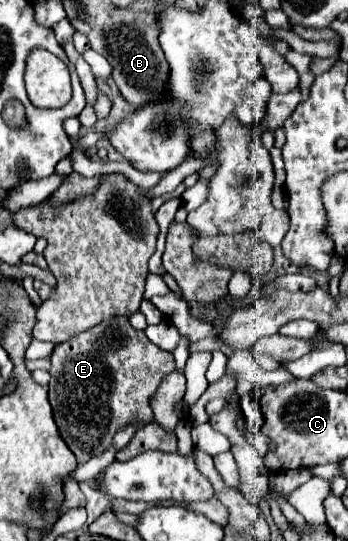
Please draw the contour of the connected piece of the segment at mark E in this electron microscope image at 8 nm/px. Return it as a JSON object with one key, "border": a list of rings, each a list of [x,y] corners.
{"border":[[[112,317],[94,325],[92,329],[74,335],[72,339],[58,343],[52,353],[52,369],[50,369],[50,391],[48,399],[54,411],[56,425],[60,429],[62,439],[66,441],[68,449],[76,455],[78,465],[86,463],[90,457],[96,457],[104,449],[110,447],[114,433],[126,425],[126,421],[152,421],[152,409],[148,405],[150,395],[156,391],[160,379],[174,371],[174,357],[168,351],[158,349],[152,341],[148,341],[144,331],[130,327],[128,317]]]}

